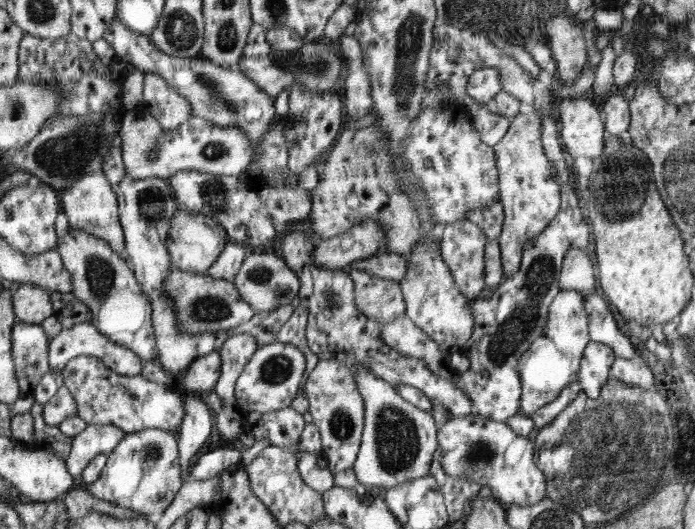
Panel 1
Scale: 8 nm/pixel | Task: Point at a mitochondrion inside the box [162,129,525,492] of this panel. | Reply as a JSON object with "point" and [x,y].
{"point":[397,435]}

